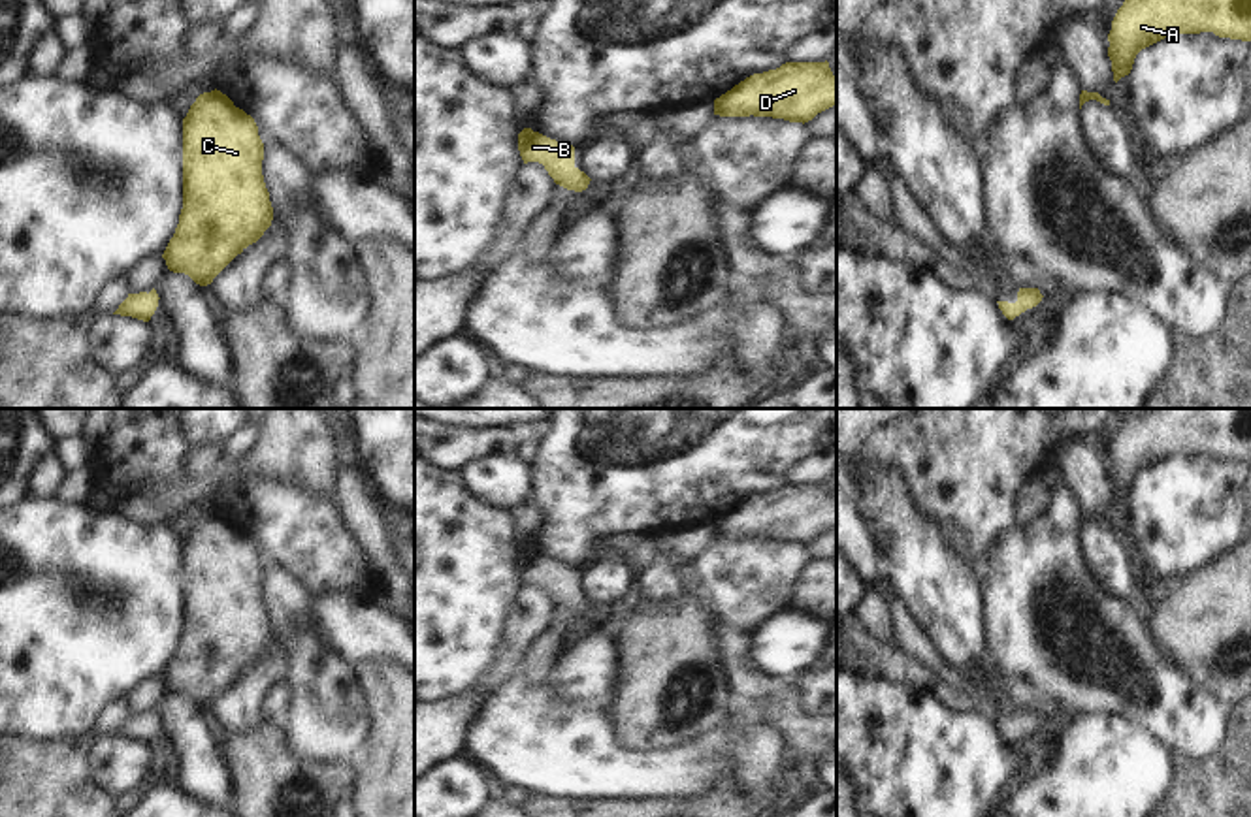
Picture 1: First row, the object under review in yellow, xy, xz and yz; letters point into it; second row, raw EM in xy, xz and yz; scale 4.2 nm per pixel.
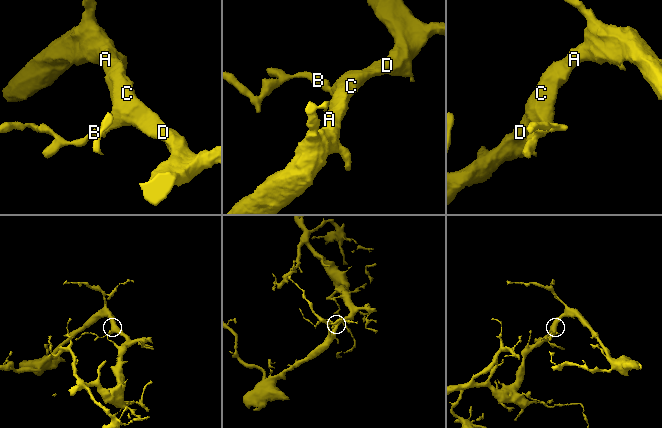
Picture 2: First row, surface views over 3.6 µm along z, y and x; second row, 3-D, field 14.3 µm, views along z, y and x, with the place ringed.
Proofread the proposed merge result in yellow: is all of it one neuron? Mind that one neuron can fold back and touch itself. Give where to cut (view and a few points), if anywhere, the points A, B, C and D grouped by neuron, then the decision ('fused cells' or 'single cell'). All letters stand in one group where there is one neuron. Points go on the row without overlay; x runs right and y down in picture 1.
no cut | A B C D | single cell

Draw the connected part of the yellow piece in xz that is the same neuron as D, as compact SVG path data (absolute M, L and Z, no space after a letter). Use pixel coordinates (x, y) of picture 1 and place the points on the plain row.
M786 484L754 495L714 521L720 538L772 538L808 544L837 527L837 497L829 484Z

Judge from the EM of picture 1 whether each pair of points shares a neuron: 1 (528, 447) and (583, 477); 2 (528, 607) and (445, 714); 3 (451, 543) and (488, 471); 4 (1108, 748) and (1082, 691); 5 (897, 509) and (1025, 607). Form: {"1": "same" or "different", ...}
{"1": "different", "2": "same", "3": "different", "4": "different", "5": "different"}

